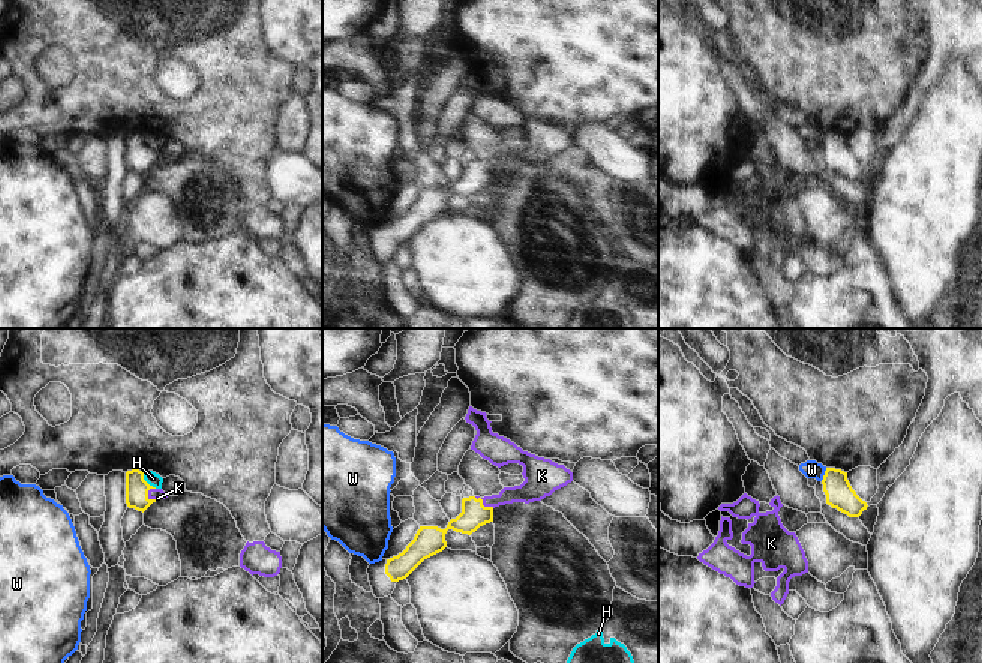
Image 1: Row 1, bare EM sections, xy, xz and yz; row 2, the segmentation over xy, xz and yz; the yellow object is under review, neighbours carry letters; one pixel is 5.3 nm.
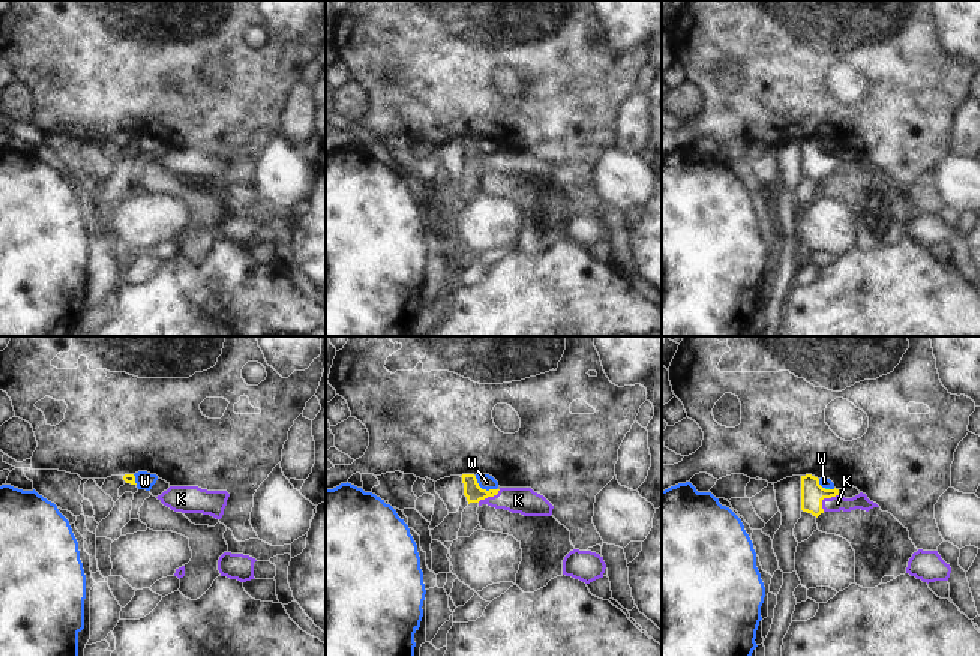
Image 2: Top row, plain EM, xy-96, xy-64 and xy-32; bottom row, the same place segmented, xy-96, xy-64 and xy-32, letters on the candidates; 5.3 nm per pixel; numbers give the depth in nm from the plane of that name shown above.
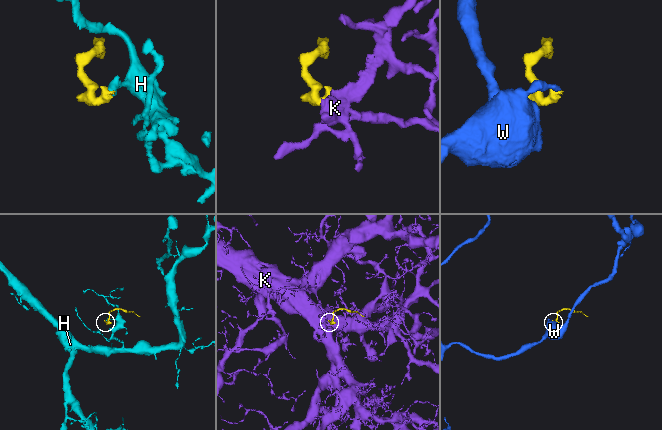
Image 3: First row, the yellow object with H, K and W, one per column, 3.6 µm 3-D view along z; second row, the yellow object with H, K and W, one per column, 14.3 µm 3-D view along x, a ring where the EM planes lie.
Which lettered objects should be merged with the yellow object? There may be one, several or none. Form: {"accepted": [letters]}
{"accepted": ["K"]}

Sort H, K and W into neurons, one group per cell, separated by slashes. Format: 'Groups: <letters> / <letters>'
Groups: H / K / W

